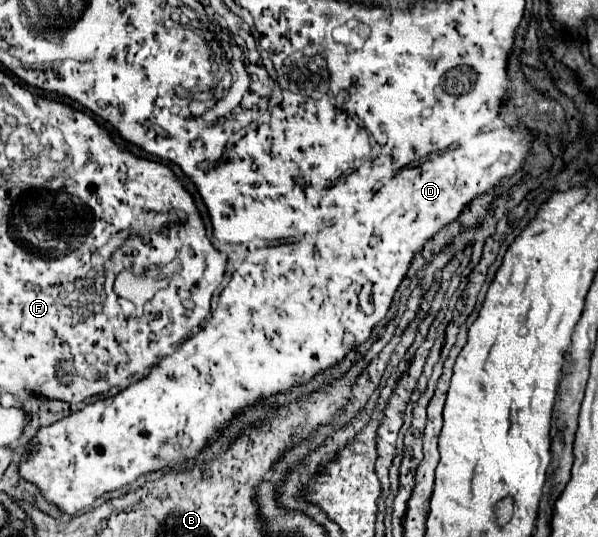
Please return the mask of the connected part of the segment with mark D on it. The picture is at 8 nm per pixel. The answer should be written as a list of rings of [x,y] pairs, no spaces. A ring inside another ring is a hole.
[[[514,124],[514,126],[504,126],[504,128],[496,128],[488,134],[482,134],[476,138],[476,134],[456,144],[452,144],[456,148],[452,150],[446,150],[434,158],[428,158],[426,162],[414,166],[414,168],[406,168],[402,170],[398,176],[394,176],[386,186],[382,186],[374,198],[368,202],[368,206],[364,210],[358,210],[352,218],[344,220],[344,222],[338,222],[338,224],[332,224],[324,230],[320,230],[318,234],[310,236],[310,238],[304,238],[304,240],[298,240],[294,244],[278,244],[278,246],[266,246],[266,248],[258,248],[254,250],[252,254],[246,256],[246,260],[242,262],[242,266],[232,274],[232,280],[228,282],[228,286],[220,292],[220,298],[218,298],[218,306],[216,310],[212,312],[210,320],[204,324],[204,328],[194,334],[192,338],[188,338],[178,350],[174,350],[174,354],[168,354],[166,358],[162,358],[162,362],[158,362],[146,378],[138,380],[138,382],[132,382],[128,388],[124,388],[122,392],[118,392],[116,396],[112,398],[106,398],[106,400],[98,400],[98,402],[92,402],[88,406],[84,406],[84,410],[76,410],[72,412],[70,416],[62,418],[62,420],[56,420],[48,426],[42,426],[34,440],[30,440],[32,444],[32,454],[22,460],[18,464],[18,474],[22,480],[26,482],[32,482],[34,486],[38,486],[42,498],[50,504],[54,504],[62,514],[70,514],[74,516],[76,512],[88,508],[94,504],[96,498],[100,498],[104,492],[112,492],[112,490],[120,490],[124,488],[126,484],[130,482],[136,482],[140,474],[146,474],[146,472],[154,472],[154,470],[162,470],[162,468],[172,468],[172,466],[178,466],[180,462],[184,460],[190,460],[190,458],[196,458],[196,454],[200,450],[206,448],[206,442],[208,440],[214,440],[218,438],[220,430],[224,428],[224,424],[228,424],[234,414],[246,406],[250,406],[252,402],[260,400],[260,398],[272,398],[274,394],[282,392],[282,390],[288,390],[290,386],[296,386],[296,384],[302,384],[302,382],[308,382],[312,380],[318,372],[338,364],[346,352],[350,352],[352,348],[356,348],[358,344],[366,342],[372,328],[386,316],[388,308],[390,308],[390,302],[392,302],[392,296],[396,292],[396,288],[400,286],[400,282],[404,280],[406,276],[406,270],[410,266],[410,260],[412,256],[424,246],[424,242],[436,234],[442,226],[450,224],[452,220],[456,220],[456,216],[462,212],[462,208],[466,204],[470,204],[478,194],[490,190],[492,186],[496,186],[502,178],[508,178],[512,174],[516,174],[518,170],[522,170],[524,162],[526,162],[526,154],[532,146],[532,132],[524,126],[524,124]],[[364,282],[372,282],[372,306],[374,306],[374,312],[370,316],[362,314],[360,308],[358,308],[358,292],[362,288]]]

